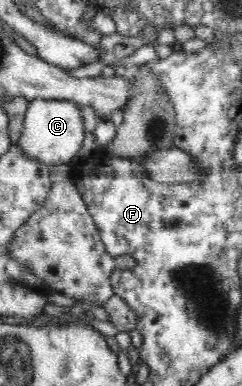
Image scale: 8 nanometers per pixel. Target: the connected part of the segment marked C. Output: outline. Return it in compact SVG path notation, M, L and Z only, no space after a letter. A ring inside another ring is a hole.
M32 100L27 106L21 137L17 145L22 152L44 165L67 165L82 148L86 135L81 107L67 100Z

